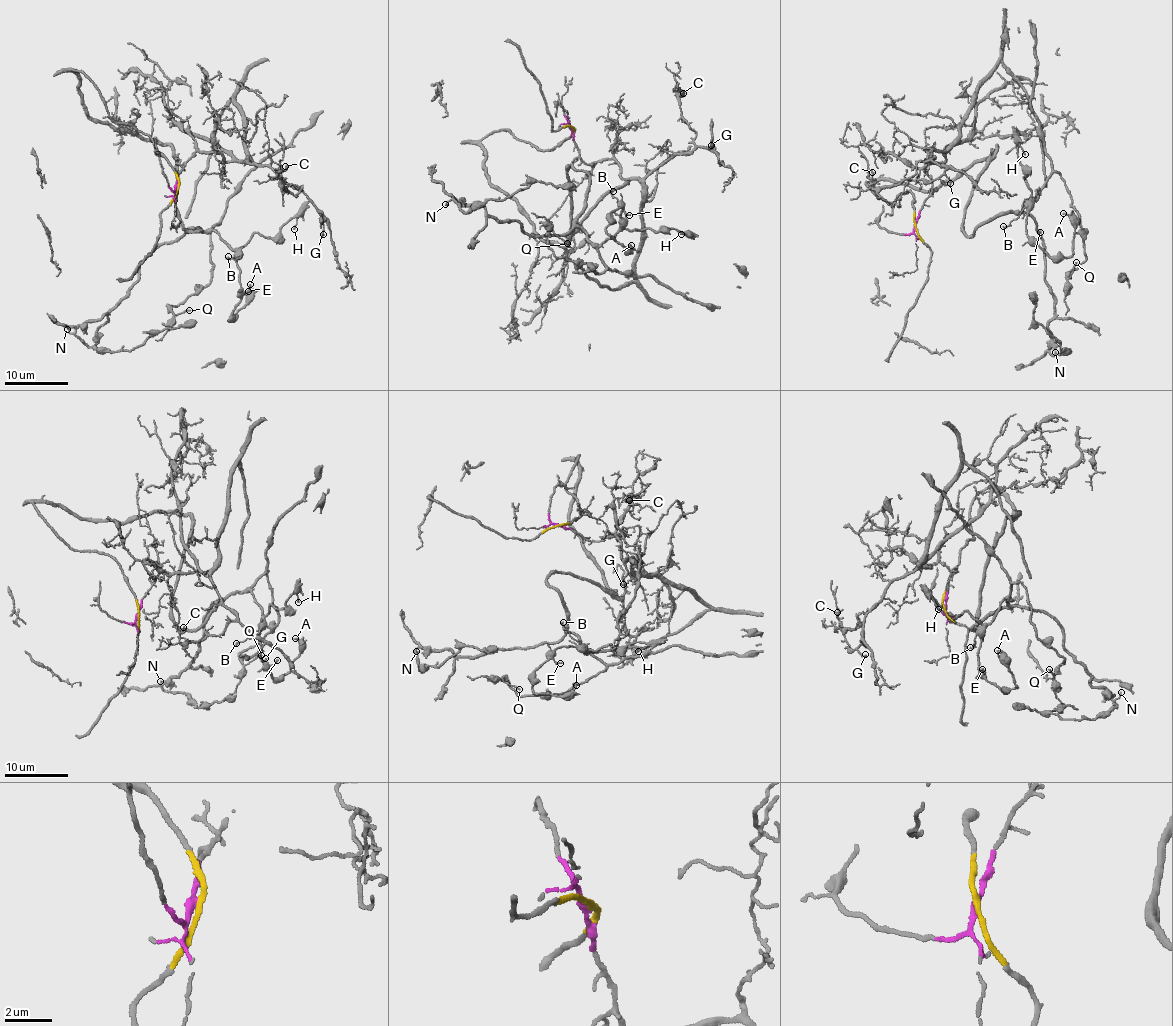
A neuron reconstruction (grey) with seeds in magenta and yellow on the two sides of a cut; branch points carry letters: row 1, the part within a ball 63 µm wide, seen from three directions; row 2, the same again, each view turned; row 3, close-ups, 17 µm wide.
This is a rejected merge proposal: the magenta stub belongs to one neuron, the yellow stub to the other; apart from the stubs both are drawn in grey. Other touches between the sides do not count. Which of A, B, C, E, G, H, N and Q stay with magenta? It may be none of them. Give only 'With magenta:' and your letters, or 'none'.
With magenta: C, G

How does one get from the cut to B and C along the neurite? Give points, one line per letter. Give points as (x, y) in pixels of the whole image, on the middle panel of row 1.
B: (571, 128), (553, 150), (490, 132), (484, 172), (563, 245), (566, 166), (598, 244), (613, 190)
C: (571, 128), (587, 164), (613, 159), (623, 178), (645, 178), (694, 146), (678, 88), (682, 93)

